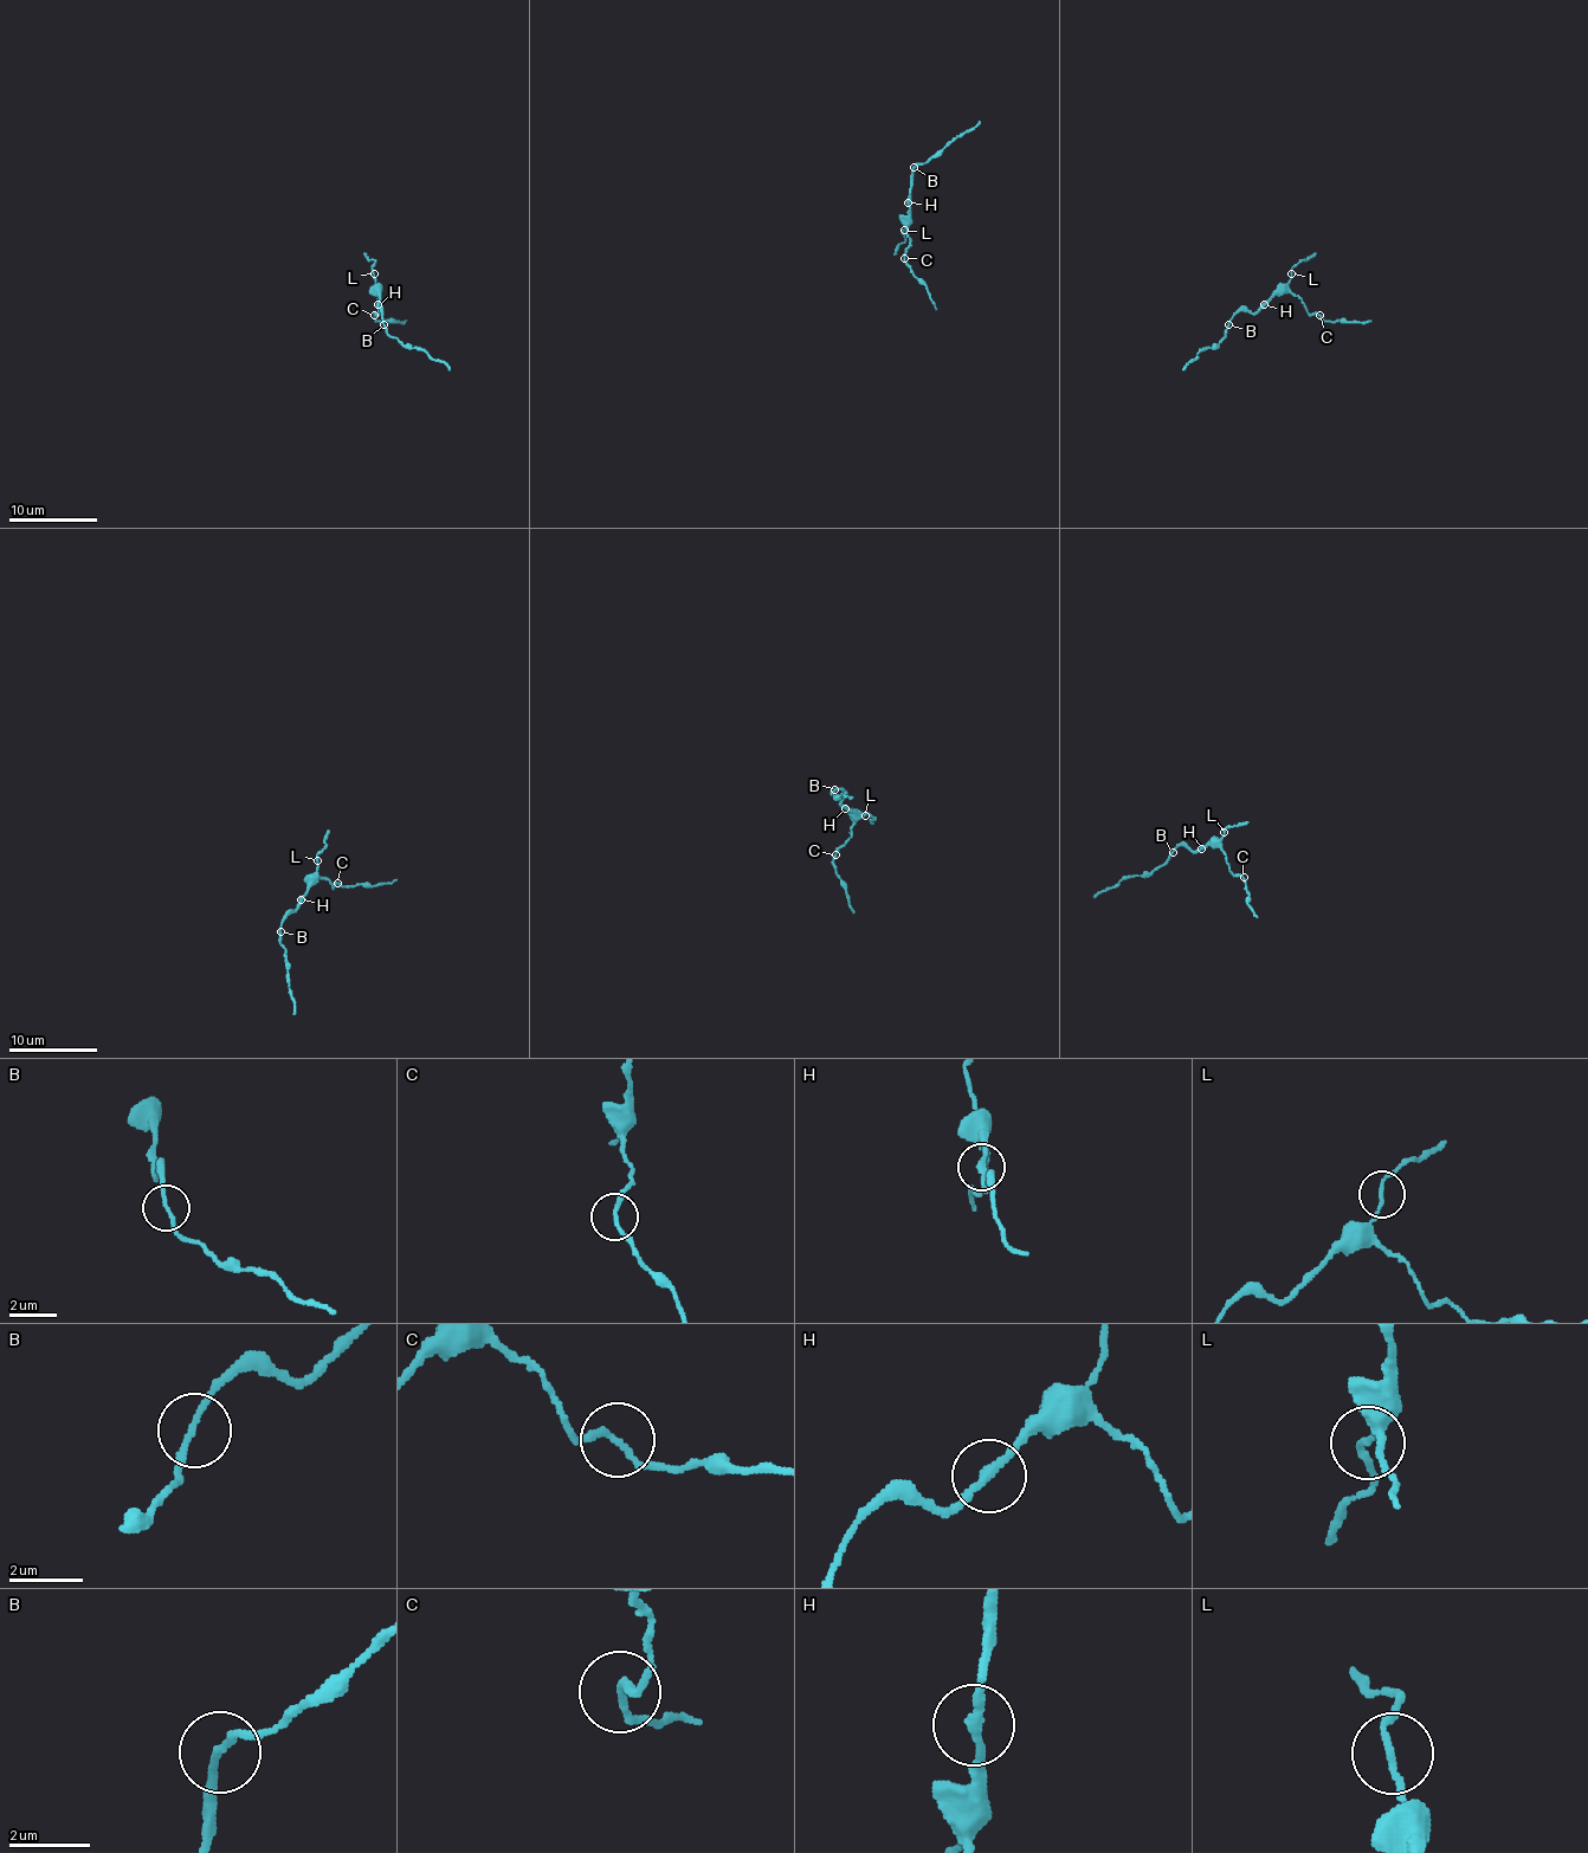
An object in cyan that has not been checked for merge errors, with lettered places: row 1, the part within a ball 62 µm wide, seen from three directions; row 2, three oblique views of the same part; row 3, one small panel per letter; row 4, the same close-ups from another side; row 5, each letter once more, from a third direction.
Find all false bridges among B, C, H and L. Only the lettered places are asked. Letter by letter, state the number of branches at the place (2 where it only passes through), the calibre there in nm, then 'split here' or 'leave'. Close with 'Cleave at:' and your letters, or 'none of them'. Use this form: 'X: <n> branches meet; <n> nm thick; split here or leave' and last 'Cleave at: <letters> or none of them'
B: 2 branches meet; 150 nm thick; leave
C: 2 branches meet; 170 nm thick; split here
H: 2 branches meet; 240 nm thick; leave
L: 2 branches meet; 140 nm thick; leave
Cleave at: C

